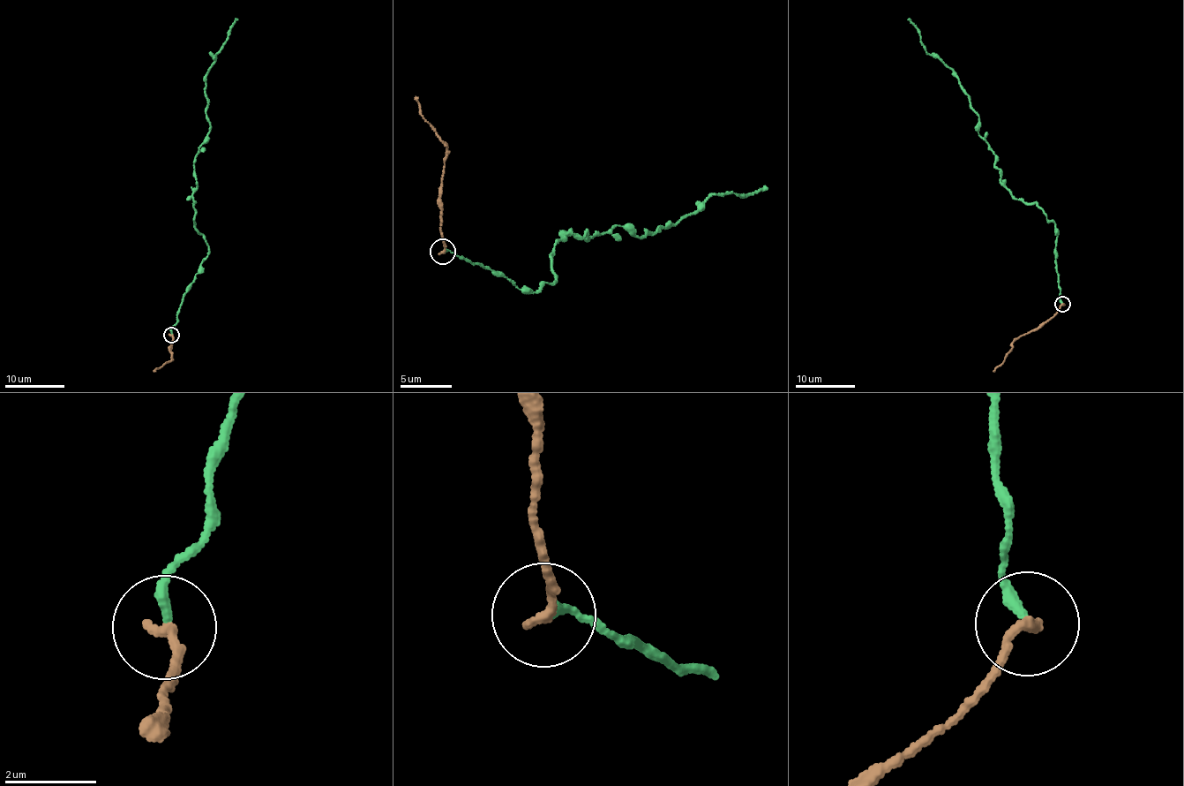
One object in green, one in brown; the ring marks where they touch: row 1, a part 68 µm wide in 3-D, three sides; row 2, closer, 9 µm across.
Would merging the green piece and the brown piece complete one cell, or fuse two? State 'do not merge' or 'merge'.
do not merge

